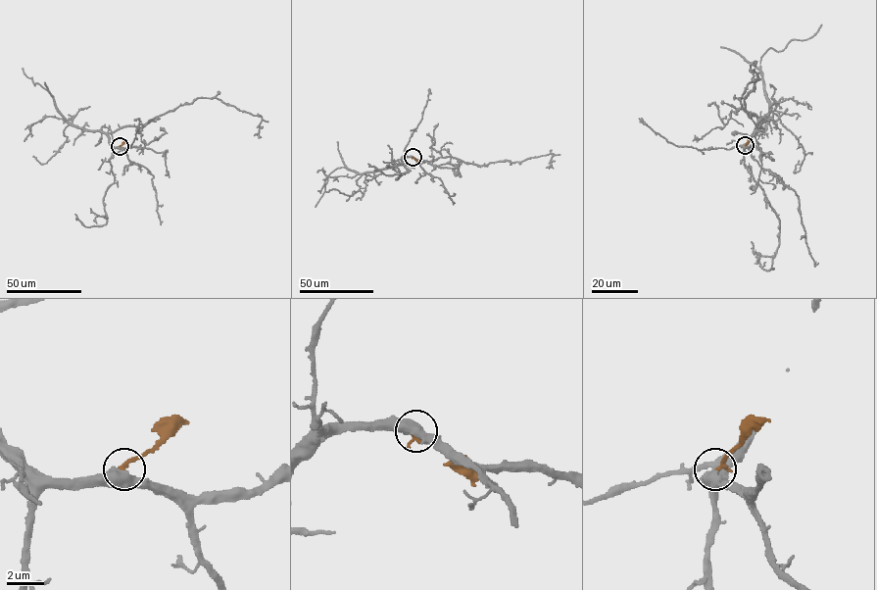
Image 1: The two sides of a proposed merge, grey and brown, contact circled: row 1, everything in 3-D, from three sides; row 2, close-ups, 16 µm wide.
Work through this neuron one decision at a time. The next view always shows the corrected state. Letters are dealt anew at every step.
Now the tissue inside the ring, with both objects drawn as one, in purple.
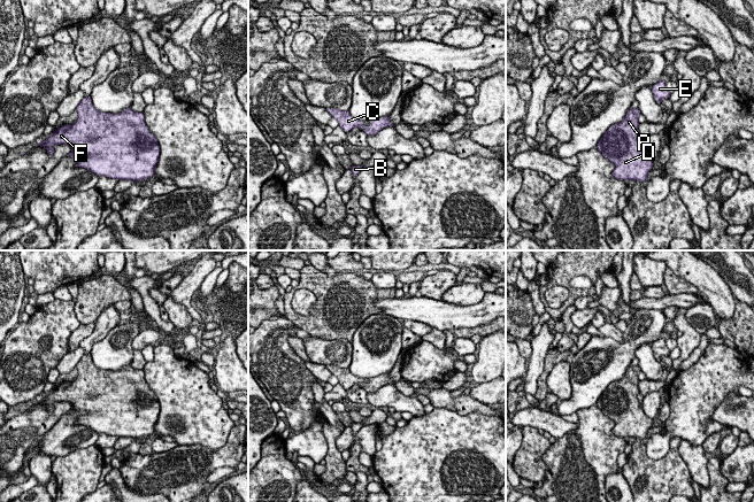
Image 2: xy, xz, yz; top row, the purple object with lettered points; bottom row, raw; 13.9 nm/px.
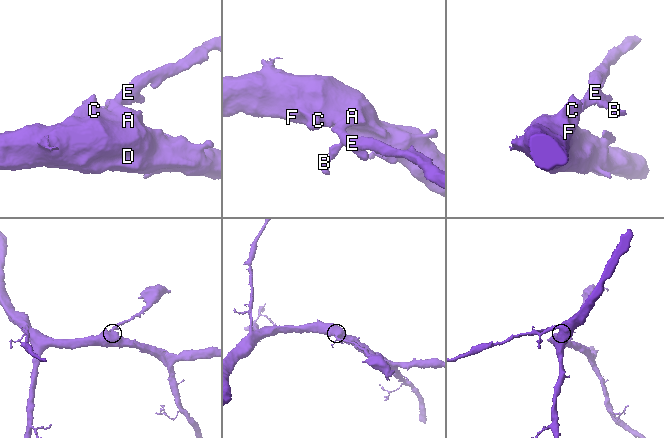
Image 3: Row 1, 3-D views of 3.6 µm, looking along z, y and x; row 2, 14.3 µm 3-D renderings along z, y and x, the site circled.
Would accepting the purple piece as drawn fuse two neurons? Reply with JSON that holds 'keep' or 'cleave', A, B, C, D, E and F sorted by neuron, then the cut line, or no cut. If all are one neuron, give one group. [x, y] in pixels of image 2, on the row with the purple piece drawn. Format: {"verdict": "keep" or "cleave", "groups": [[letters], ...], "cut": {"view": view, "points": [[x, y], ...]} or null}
{"verdict": "keep", "groups": [["A", "B", "C", "D", "E", "F"]], "cut": null}

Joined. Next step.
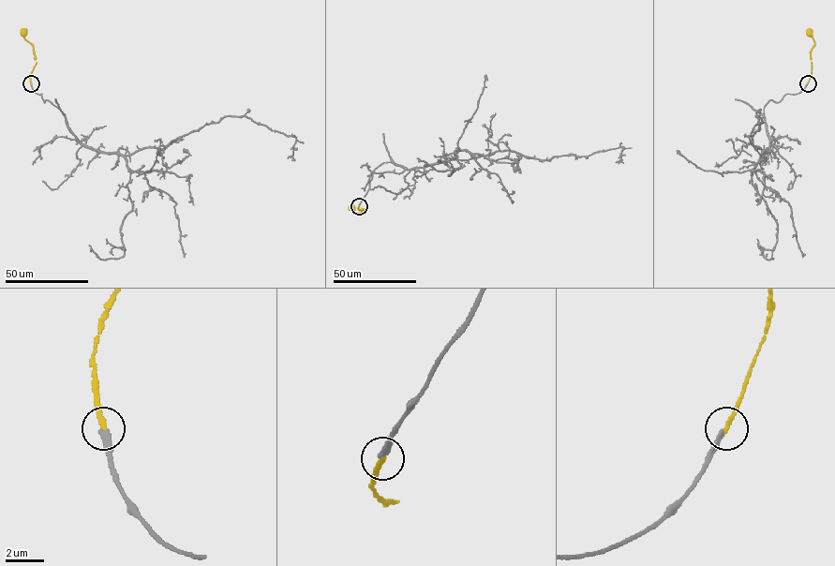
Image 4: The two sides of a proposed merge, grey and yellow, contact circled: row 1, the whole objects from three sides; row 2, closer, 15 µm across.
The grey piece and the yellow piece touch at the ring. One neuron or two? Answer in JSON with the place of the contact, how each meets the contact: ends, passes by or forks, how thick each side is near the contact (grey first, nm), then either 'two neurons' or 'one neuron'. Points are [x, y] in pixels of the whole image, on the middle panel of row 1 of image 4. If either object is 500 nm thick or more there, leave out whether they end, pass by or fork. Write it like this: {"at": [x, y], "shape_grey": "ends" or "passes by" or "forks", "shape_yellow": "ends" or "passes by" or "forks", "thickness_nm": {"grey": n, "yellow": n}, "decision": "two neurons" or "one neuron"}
{"at": [359, 206], "shape_grey": "ends", "shape_yellow": "ends", "thickness_nm": {"grey": 280, "yellow": 280}, "decision": "two neurons"}

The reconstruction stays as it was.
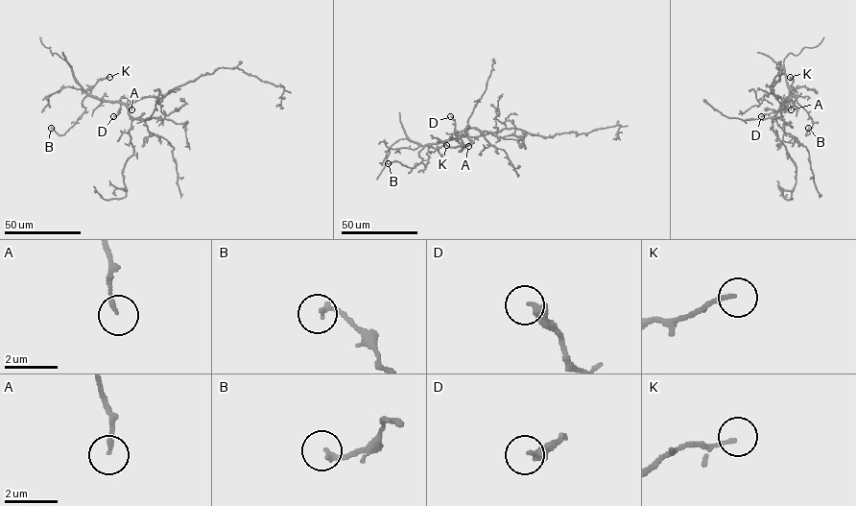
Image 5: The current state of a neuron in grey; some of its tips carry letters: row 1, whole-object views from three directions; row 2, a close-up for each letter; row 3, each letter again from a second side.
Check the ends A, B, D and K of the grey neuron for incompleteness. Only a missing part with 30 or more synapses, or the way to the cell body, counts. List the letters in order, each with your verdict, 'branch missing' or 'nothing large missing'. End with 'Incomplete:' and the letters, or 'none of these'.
A: nothing large missing
B: nothing large missing
D: nothing large missing
K: nothing large missing
Incomplete: none of these

